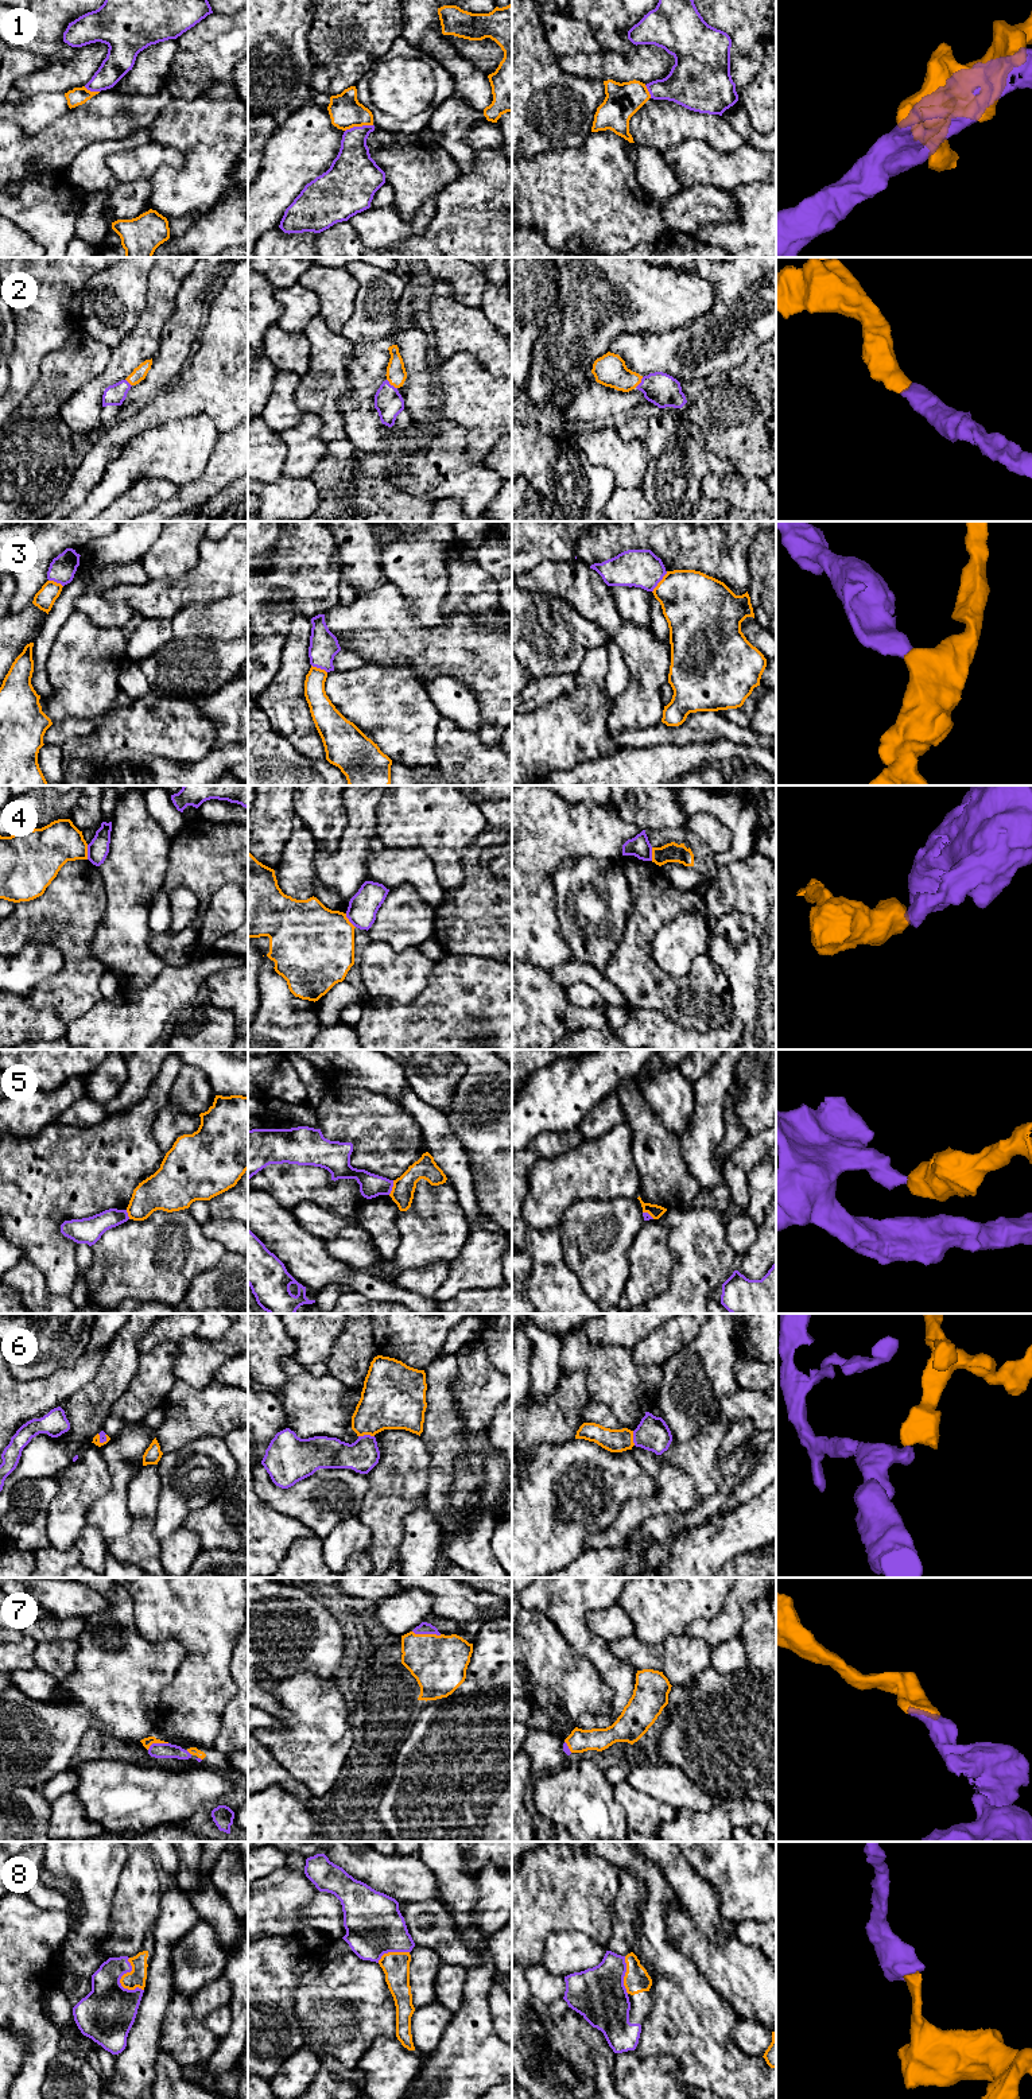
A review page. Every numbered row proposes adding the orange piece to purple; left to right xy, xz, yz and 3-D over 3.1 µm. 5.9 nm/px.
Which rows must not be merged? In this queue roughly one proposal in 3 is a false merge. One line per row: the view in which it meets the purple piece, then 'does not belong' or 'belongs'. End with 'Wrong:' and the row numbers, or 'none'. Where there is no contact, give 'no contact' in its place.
1: xz | does not belong
2: xz | belongs
3: yz | does not belong
4: xy | does not belong
5: xz | does not belong
6: xz | belongs
7: xz | belongs
8: xy | belongs
Wrong: 1, 3, 4, 5

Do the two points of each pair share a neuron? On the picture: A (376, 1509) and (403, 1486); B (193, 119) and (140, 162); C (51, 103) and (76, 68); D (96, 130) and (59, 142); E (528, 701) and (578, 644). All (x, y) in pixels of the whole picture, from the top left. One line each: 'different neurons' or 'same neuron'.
A: same neuron
B: different neurons
C: different neurons
D: same neuron
E: different neurons

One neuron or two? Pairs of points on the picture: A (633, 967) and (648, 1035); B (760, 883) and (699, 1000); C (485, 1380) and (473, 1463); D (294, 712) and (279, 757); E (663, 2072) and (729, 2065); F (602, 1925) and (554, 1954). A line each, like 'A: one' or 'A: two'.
A: two
B: two
C: one
D: two
E: two
F: two

